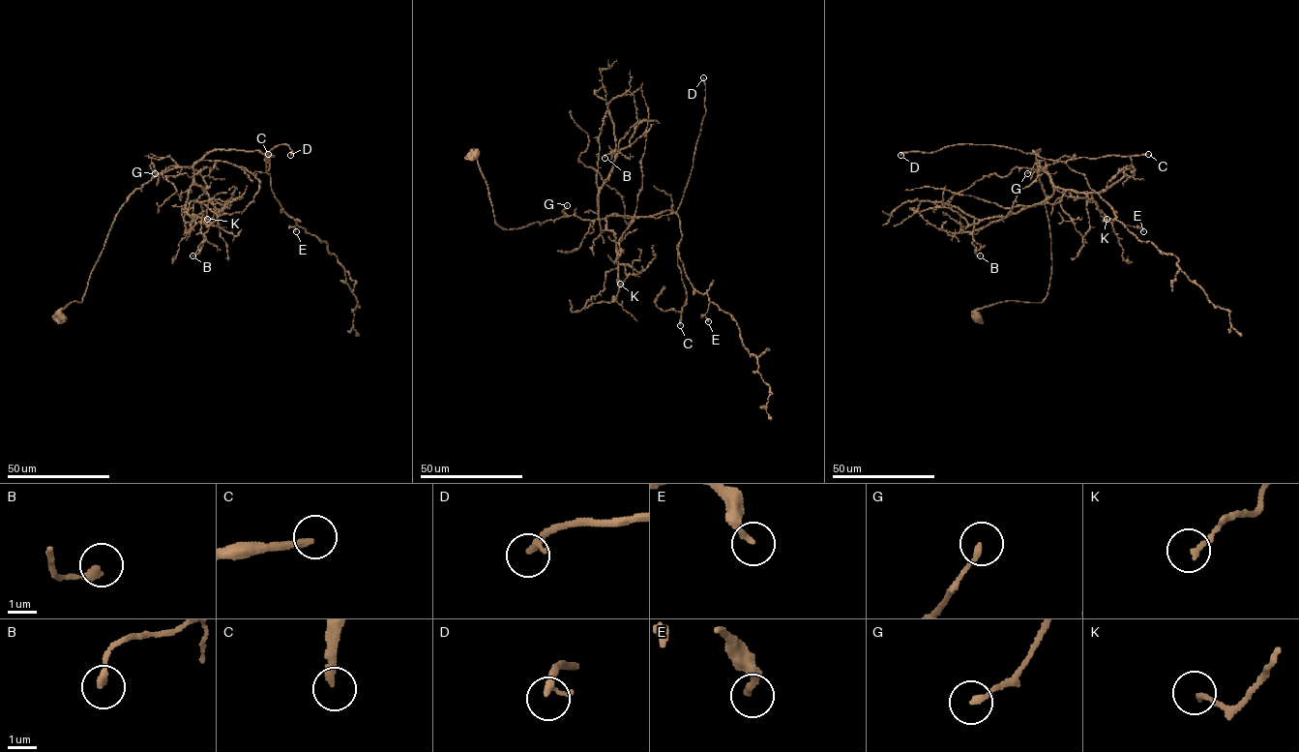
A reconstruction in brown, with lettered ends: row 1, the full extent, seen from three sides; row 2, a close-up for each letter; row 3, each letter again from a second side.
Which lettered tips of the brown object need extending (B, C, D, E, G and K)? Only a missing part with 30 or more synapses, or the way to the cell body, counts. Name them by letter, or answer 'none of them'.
C, D

